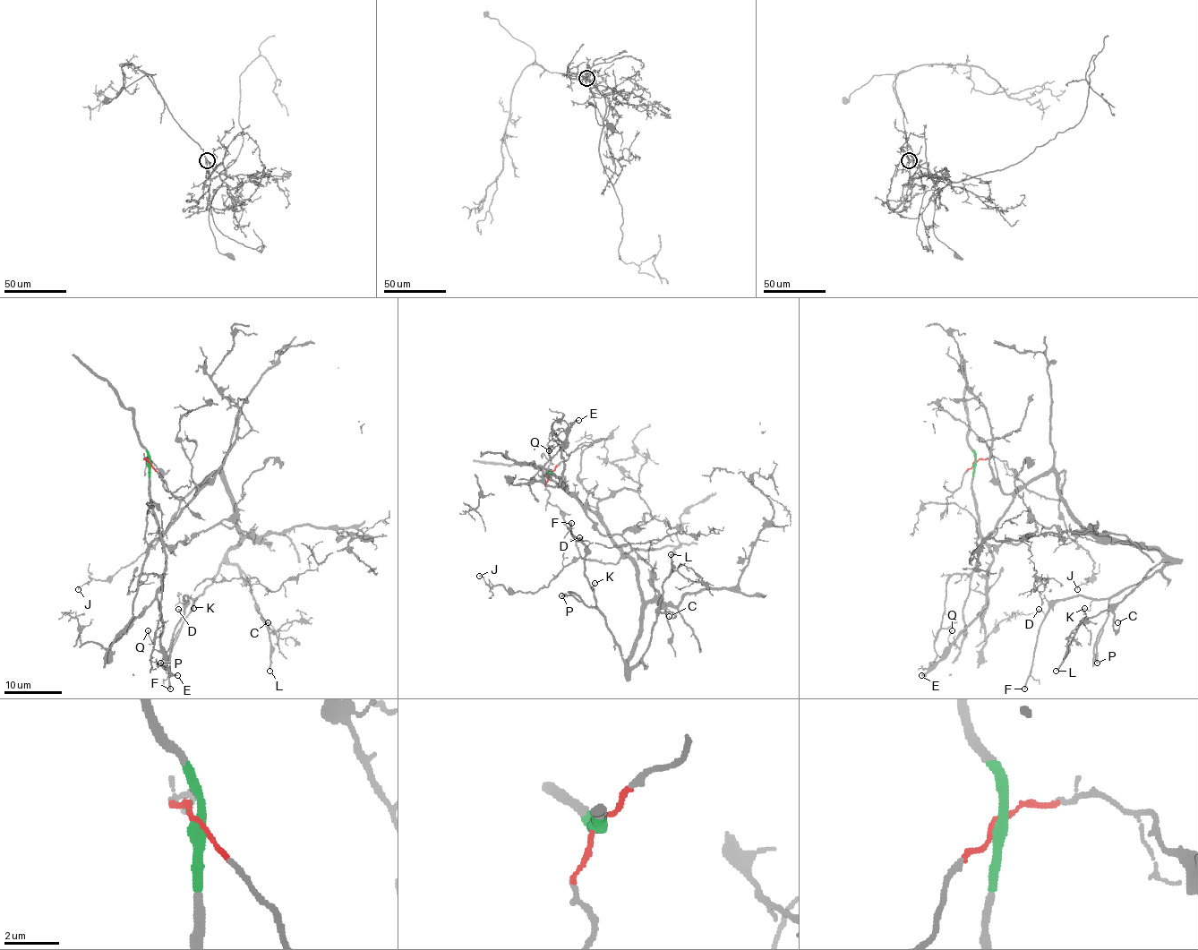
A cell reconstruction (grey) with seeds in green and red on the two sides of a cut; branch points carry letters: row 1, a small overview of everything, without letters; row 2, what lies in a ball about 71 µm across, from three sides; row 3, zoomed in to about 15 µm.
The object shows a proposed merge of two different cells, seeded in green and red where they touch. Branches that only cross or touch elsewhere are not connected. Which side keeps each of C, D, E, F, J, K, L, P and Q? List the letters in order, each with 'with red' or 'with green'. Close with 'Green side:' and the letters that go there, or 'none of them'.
C: with red
D: with red
E: with green
F: with red
J: with red
K: with red
L: with red
P: with red
Q: with green
Green side: E, Q

